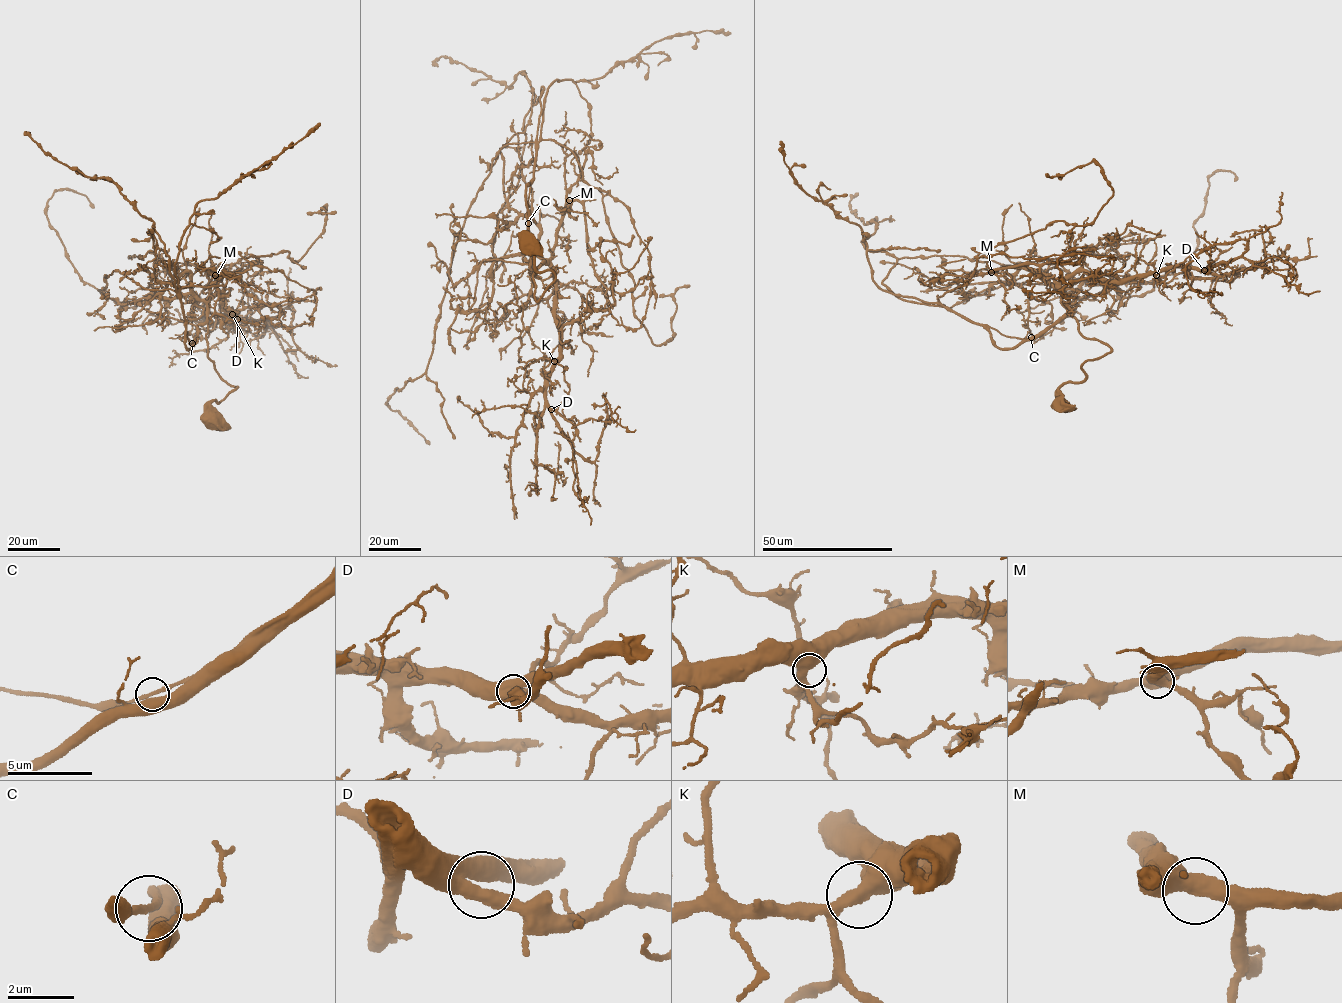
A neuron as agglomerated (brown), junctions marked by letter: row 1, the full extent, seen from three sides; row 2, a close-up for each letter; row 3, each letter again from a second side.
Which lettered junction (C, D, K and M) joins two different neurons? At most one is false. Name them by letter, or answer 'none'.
none

